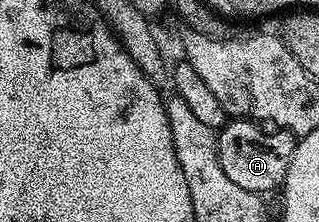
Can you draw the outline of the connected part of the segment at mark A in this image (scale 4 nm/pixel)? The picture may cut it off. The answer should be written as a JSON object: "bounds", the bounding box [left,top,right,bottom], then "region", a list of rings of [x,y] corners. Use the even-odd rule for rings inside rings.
{"bounds":[217,118,298,194],"region":[[[249,118],[230,119],[225,127],[217,132],[217,157],[219,158],[219,168],[223,170],[223,174],[227,174],[227,178],[231,178],[231,182],[235,182],[235,186],[248,192],[266,194],[265,192],[273,192],[276,188],[278,191],[284,185],[287,170],[291,166],[291,158],[295,154],[298,137],[294,136],[292,132],[284,130],[264,132],[261,128],[264,127],[258,126]]]}

